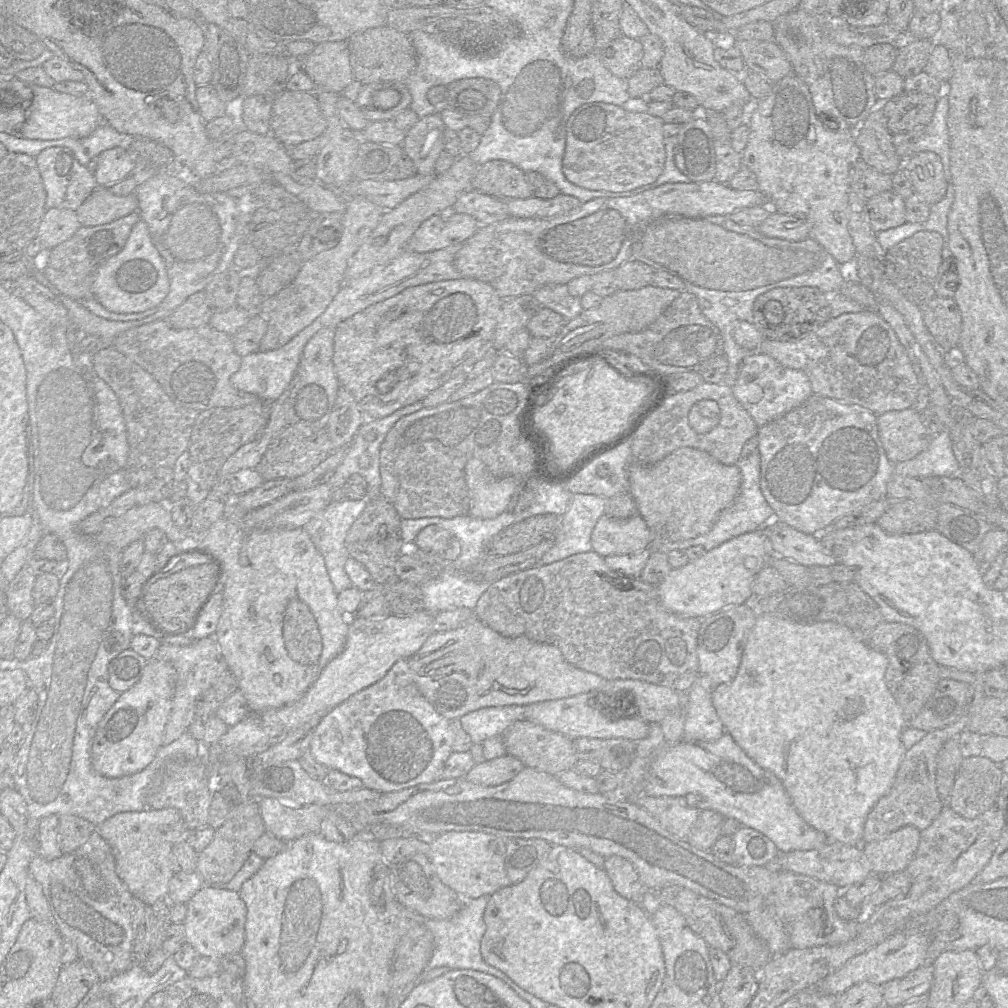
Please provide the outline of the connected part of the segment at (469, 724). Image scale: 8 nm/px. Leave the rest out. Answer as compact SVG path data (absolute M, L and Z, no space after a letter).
M525 706L485 707L469 712L459 718L463 729L473 744L482 744L486 739L502 736L514 722L525 719Z

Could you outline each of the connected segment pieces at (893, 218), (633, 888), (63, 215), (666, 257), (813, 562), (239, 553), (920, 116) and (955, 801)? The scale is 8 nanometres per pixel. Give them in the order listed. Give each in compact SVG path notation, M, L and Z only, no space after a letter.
M893 190L866 200L865 212L875 233L901 226L906 222L905 199Z
M610 856L605 859L604 870L609 876L614 889L622 897L640 903L646 889L628 860L620 856Z
M50 208L45 211L36 237L43 249L51 250L69 240L81 226L74 210Z
M665 214L656 219L651 220L643 227L638 227L633 233L631 243L631 259L640 261L652 267L656 271L665 271L671 275L680 278L685 284L685 291L692 293L696 296L700 309L703 315L721 332L724 340L724 356L728 360L728 370L722 381L719 384L725 384L729 387L733 387L738 379L739 369L742 360L747 355L744 349L742 349L735 341L733 337L733 329L740 321L746 321L752 323L752 310L753 304L756 298L762 293L779 287L815 287L826 295L833 295L839 293L841 286L845 279L843 278L840 270L840 264L815 240L806 238L801 241L788 241L780 238L771 238L763 235L757 227L740 226L730 219L728 215L711 215L704 218L687 218L679 214Z
M773 520L766 526L772 553L805 567L833 566L835 558L823 545L820 535L810 535Z
M233 501L225 505L225 514L202 533L177 527L167 506L149 503L133 507L119 518L105 523L94 538L101 544L123 550L130 543L143 539L149 530L160 529L175 545L181 547L197 545L219 559L221 563L219 590L223 594L223 611L214 639L228 665L228 670L237 680L238 689L247 700L250 712L260 713L294 703L305 694L325 666L343 651L350 620L338 605L337 594L322 554L302 528L255 530L246 533L240 528L240 522L247 512L234 505Z
M903 91L882 108L884 123L893 135L926 127L937 104L937 95Z
M983 755L963 758L948 797L948 807L966 819L974 819L996 801L1006 776Z

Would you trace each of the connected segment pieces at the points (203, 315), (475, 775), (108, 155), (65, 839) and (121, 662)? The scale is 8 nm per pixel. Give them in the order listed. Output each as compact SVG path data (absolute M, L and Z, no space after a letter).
M204 290L189 296L167 319L167 322L175 329L189 329L209 324L212 311L207 305Z
M508 755L475 764L465 778L482 786L498 786L513 779L525 765L517 758Z
M115 147L103 151L98 156L94 172L99 187L111 187L132 175L135 171L135 160L125 147Z
M76 815L59 816L58 845L63 854L71 853L83 845L96 827Z
M126 649L108 664L109 685L118 693L124 693L141 678L148 660L132 649Z

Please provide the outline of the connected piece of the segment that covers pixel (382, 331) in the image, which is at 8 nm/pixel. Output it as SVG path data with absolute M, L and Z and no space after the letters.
M460 278L407 288L399 294L382 302L373 304L362 312L341 322L334 330L333 341L333 366L336 377L340 383L340 388L333 411L326 426L326 431L331 441L332 451L350 445L360 426L366 419L383 418L407 405L421 402L432 391L458 374L468 372L477 361L492 352L493 333L500 316L502 301L503 299L488 283L471 278Z

